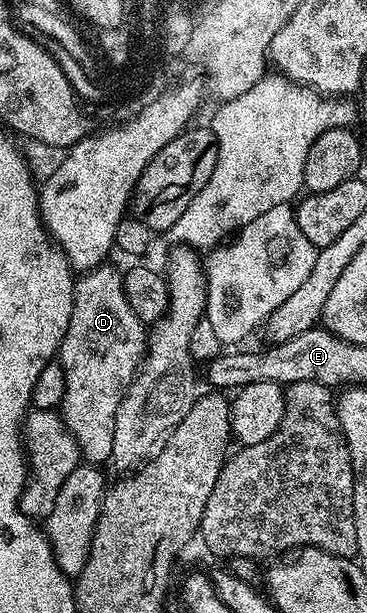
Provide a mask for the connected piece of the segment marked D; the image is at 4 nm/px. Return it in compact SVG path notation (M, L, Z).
M109 264L97 265L76 278L71 323L67 323L59 350L65 376L59 412L77 440L82 458L89 463L110 460L111 443L115 443L115 411L119 411L119 403L136 379L147 352L147 329L127 303L122 270Z

